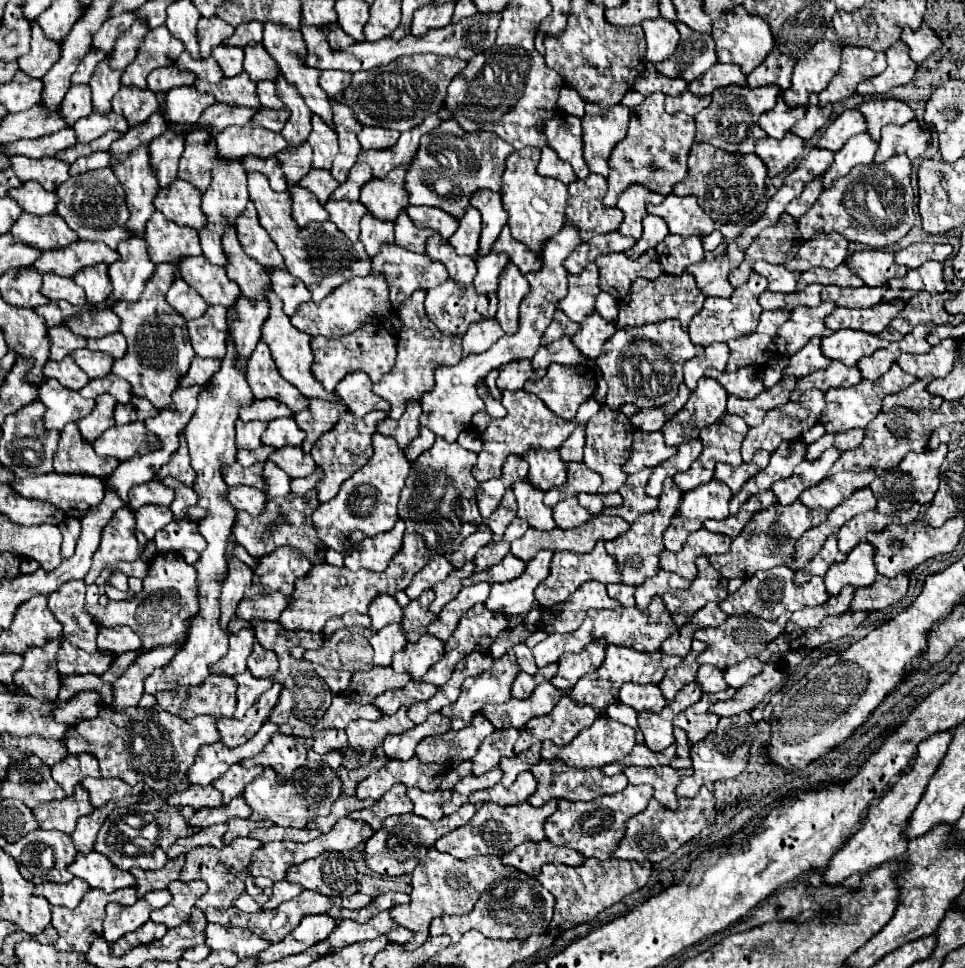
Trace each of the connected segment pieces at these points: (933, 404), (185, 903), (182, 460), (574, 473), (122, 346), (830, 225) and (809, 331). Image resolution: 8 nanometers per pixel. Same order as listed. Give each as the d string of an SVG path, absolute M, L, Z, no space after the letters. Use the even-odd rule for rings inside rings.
M927 375L927 379L917 379L911 387L903 387L903 391L897 391L895 395L887 395L887 399L883 399L883 409L891 409L895 405L901 407L909 407L909 409L939 409L939 405L943 403L943 399L939 399L937 395L931 395L927 391L927 383L931 381L931 375Z
M173 881L173 883L169 883L167 889L171 891L173 901L167 907L163 907L163 909L153 911L151 913L151 921L163 923L167 927L179 927L179 925L189 921L191 909L193 909L195 901L201 895L205 895L207 885L203 881L189 881L189 883Z
M183 435L179 437L179 441L181 441L179 451L175 451L175 455L171 457L171 461L159 469L157 479L175 477L175 479L179 479L179 481L185 483L185 485L193 485L193 481L195 481L195 471L193 471L193 467L191 467L191 463L189 463L187 441L183 441Z
M571 461L569 469L567 469L567 481L565 481L563 487L565 487L567 497L571 497L571 495L577 495L581 491L597 493L599 483L603 483L599 479L599 475L595 475L595 471L591 471L583 461L581 463Z
M111 333L111 335L101 337L101 339L89 339L87 347L91 351L109 353L113 359L121 359L125 355L125 351L127 351L127 343L125 343L121 333Z
M893 155L885 163L857 165L849 175L835 179L813 207L797 221L801 237L811 239L815 231L837 231L847 241L865 243L869 247L889 247L897 243L913 227L913 189L911 189L911 159L907 155Z
M823 301L819 307L795 307L791 319L777 333L777 347L783 355L797 353L811 337L827 337L833 331L825 327L825 317L835 309L835 303Z

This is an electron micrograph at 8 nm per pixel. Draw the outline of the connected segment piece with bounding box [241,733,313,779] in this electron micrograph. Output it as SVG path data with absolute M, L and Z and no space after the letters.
M275 733L271 741L263 747L263 751L251 759L245 759L243 767L273 767L279 775L279 779L291 779L293 771L297 767L307 765L307 751L313 747L311 737L295 737L295 735L283 735Z

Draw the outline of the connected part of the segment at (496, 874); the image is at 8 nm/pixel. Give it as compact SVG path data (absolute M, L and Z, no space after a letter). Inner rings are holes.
M431 847L431 851L427 851L427 855L419 861L419 867L415 867L415 871L411 875L411 887L413 887L411 903L393 907L389 911L397 923L401 923L403 927L407 927L415 933L415 937L405 943L405 949L413 951L427 941L429 925L435 917L445 915L445 913L451 913L451 915L469 913L473 909L473 905L479 901L481 893L493 881L497 881L501 875L507 873L507 865L499 863L499 859L501 857L495 857L495 855L487 855L487 857L479 855L471 861L461 861L449 853L441 853L435 847Z

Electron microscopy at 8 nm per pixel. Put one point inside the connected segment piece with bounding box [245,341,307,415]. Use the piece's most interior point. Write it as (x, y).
(264, 380)

